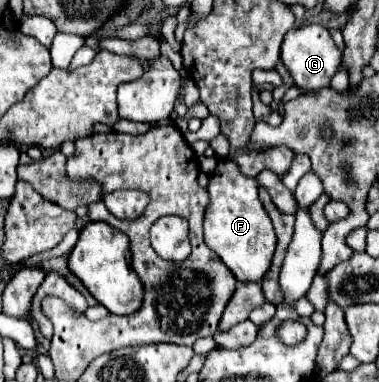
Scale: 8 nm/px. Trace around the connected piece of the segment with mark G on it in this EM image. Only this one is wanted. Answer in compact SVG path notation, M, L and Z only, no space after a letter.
M317 24L301 26L285 34L285 40L281 44L281 62L287 66L293 78L293 84L299 90L303 90L303 94L309 94L309 92L317 92L331 86L331 78L341 66L341 52L335 46L327 28L317 26Z

